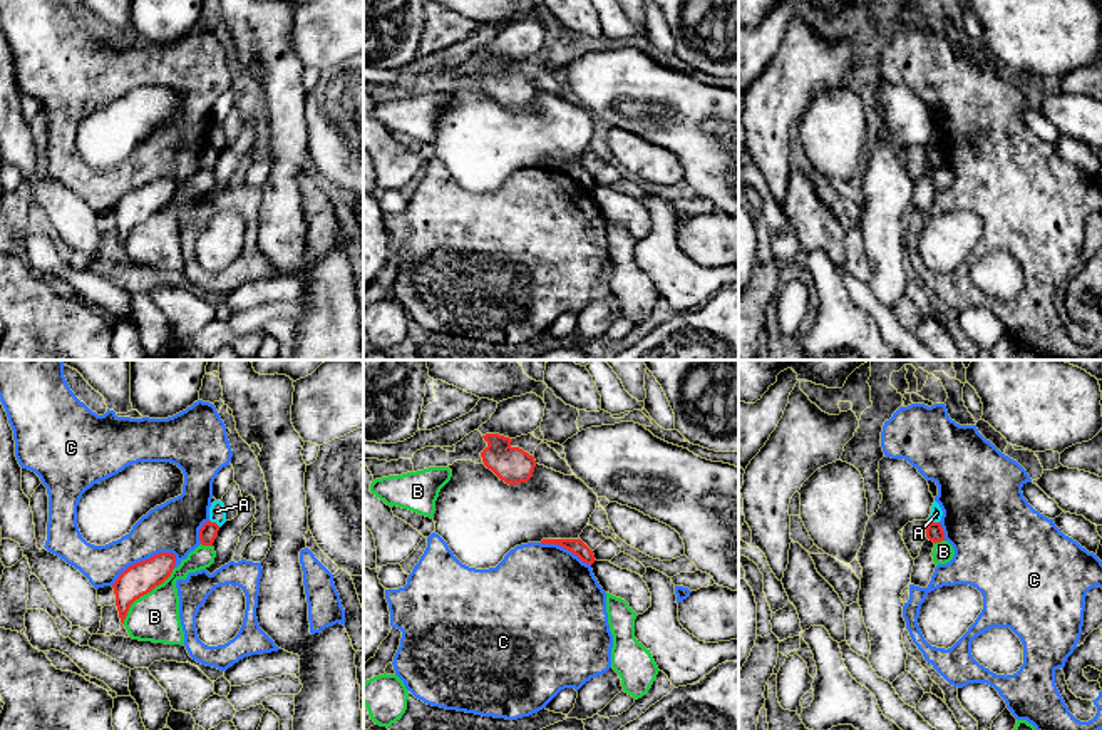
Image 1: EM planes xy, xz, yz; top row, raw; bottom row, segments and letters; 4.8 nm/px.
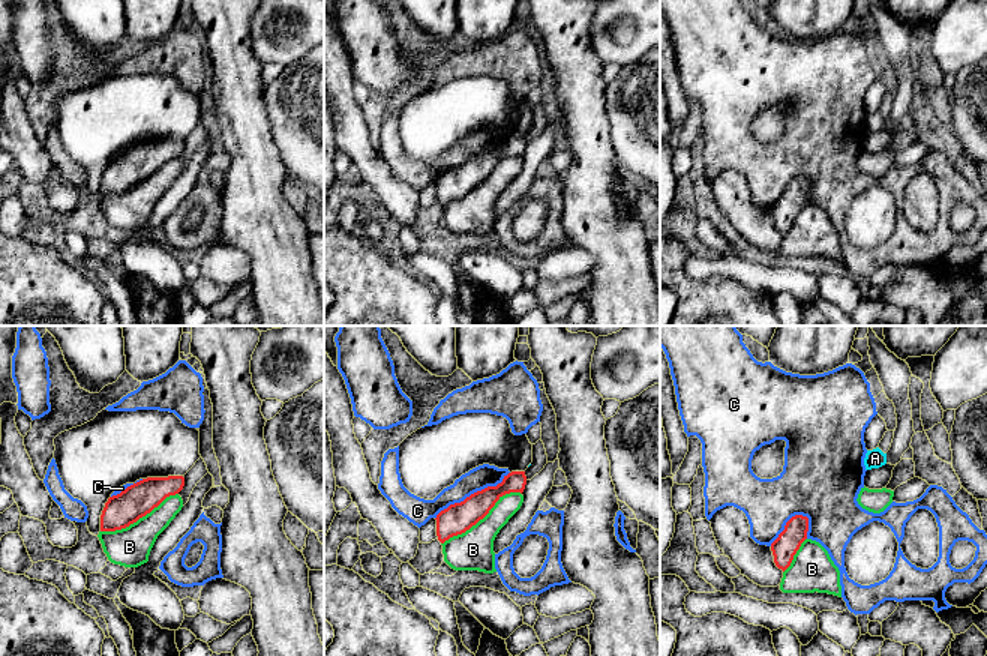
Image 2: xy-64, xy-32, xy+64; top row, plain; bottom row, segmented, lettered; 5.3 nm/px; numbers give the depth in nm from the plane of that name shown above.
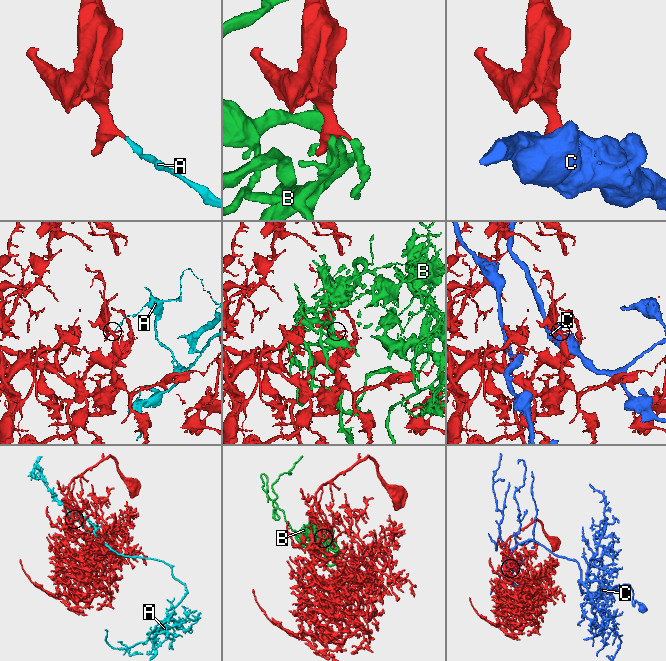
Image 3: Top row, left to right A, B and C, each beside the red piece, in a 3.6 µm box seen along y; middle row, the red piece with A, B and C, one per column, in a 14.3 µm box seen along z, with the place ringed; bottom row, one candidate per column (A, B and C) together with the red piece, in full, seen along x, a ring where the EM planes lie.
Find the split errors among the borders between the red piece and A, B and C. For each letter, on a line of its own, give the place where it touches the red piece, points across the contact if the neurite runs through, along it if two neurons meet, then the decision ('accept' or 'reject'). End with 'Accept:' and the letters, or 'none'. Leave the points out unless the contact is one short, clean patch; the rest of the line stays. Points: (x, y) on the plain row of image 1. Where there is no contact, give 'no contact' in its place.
A: yz (933, 148) | along yz (928, 146), (938, 148) | reject
B: xy (144, 218) | reject
C: xy (143, 186) | reject
Accept: none

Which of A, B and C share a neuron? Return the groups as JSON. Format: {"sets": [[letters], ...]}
{"sets": [["A"], ["B"], ["C"]]}

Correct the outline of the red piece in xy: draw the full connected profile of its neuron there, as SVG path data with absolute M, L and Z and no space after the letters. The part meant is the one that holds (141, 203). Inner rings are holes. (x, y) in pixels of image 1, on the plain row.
M159 177L121 198L112 213L122 249L131 229L141 221L151 218L156 211L162 209L171 201L174 189L176 181L173 177Z

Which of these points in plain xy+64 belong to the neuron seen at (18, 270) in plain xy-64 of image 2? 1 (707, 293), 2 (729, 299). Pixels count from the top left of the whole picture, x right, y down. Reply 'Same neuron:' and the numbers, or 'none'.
Same neuron: 1, 2

